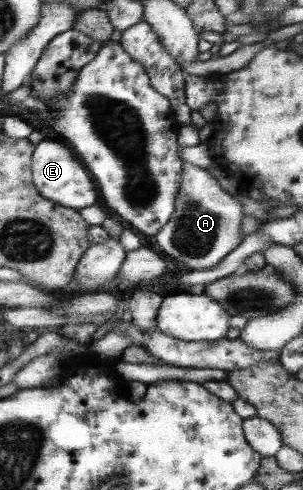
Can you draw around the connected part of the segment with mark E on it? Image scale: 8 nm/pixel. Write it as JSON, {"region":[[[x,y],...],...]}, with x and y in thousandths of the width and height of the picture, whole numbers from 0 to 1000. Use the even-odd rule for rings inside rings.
{"region":[[[135,284],[106,310],[106,371],[152,406],[241,429],[300,420],[320,408],[307,376],[264,329],[211,296],[175,284]]]}

